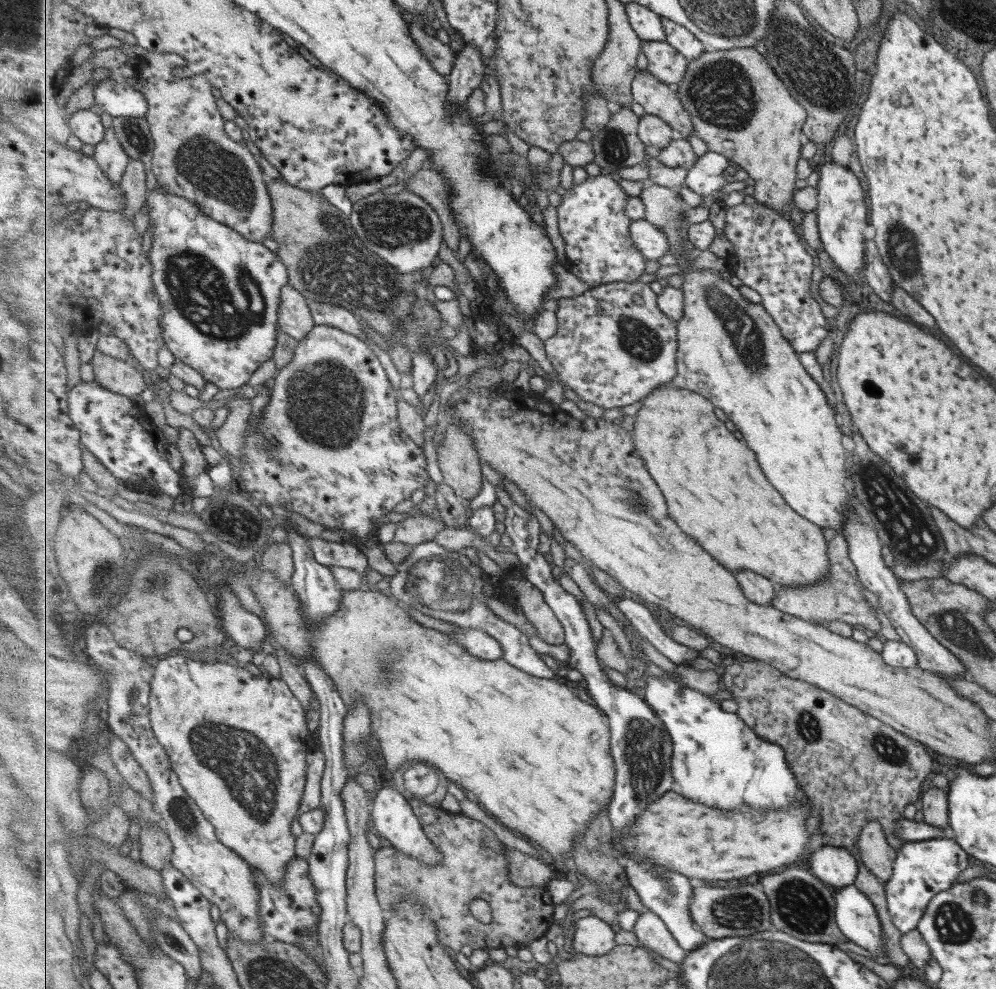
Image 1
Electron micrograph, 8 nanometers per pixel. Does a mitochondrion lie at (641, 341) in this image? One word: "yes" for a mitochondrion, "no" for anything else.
yes

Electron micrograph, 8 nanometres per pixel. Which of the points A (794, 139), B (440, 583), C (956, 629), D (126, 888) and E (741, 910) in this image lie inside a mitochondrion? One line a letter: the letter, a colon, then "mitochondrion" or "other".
A: other
B: mitochondrion
C: mitochondrion
D: other
E: mitochondrion

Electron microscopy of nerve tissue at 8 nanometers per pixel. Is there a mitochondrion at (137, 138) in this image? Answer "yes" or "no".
yes

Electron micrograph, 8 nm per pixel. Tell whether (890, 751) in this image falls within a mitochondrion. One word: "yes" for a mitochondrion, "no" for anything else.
yes

